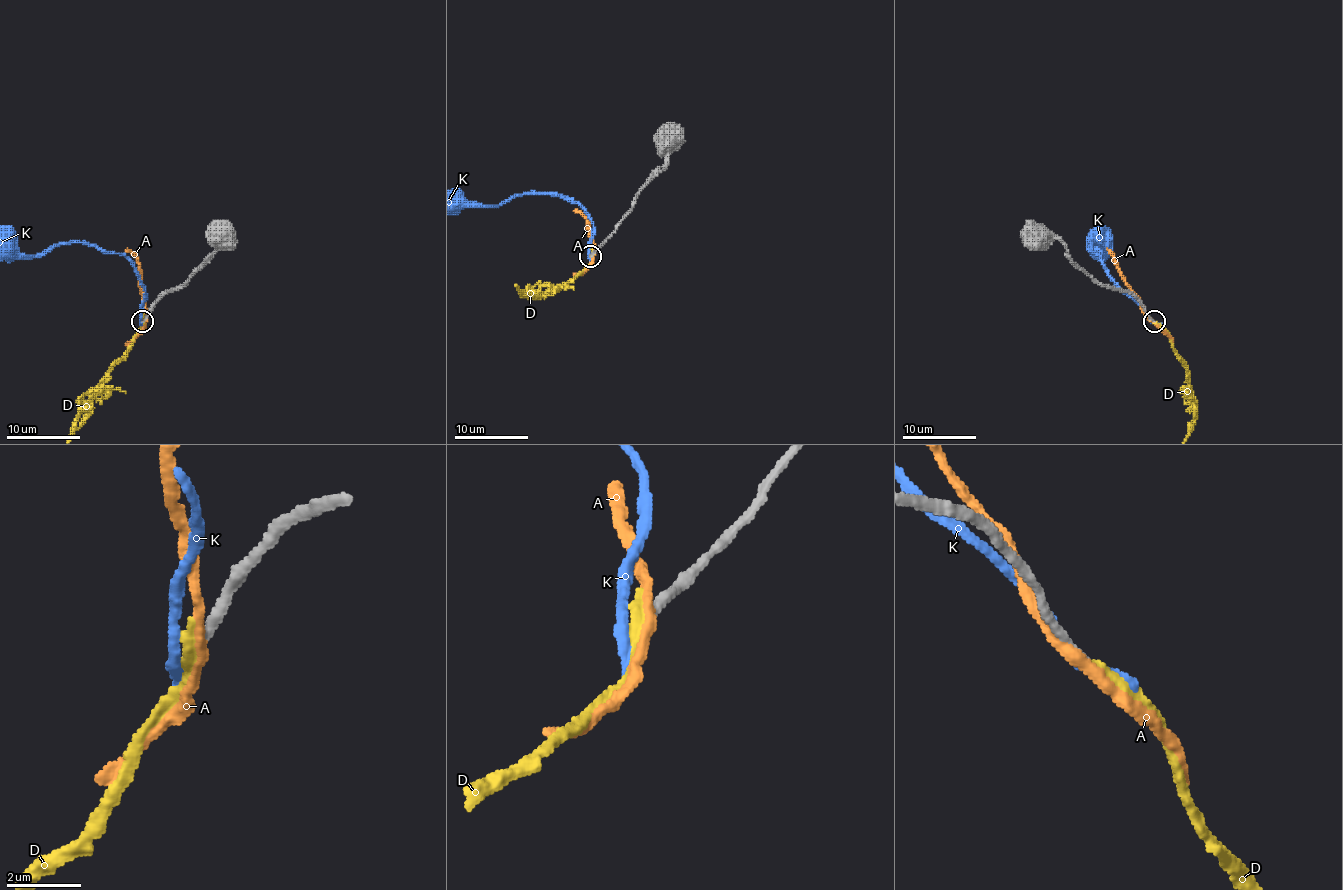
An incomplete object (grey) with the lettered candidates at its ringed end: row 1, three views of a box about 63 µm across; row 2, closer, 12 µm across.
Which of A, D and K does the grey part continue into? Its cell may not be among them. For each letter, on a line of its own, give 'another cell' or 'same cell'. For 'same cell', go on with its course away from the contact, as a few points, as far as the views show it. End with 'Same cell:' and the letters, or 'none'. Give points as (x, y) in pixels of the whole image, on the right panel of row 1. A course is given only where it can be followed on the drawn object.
A: another cell
D: another cell
K: another cell
Same cell: none

